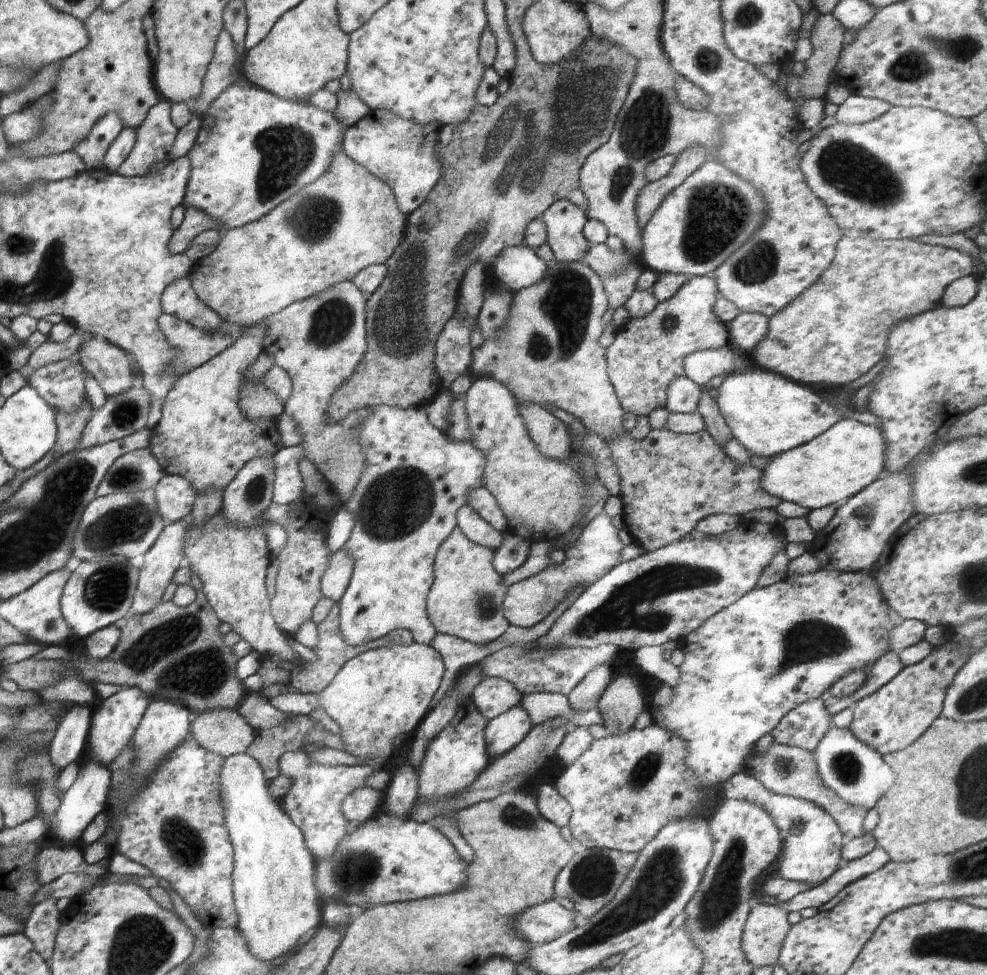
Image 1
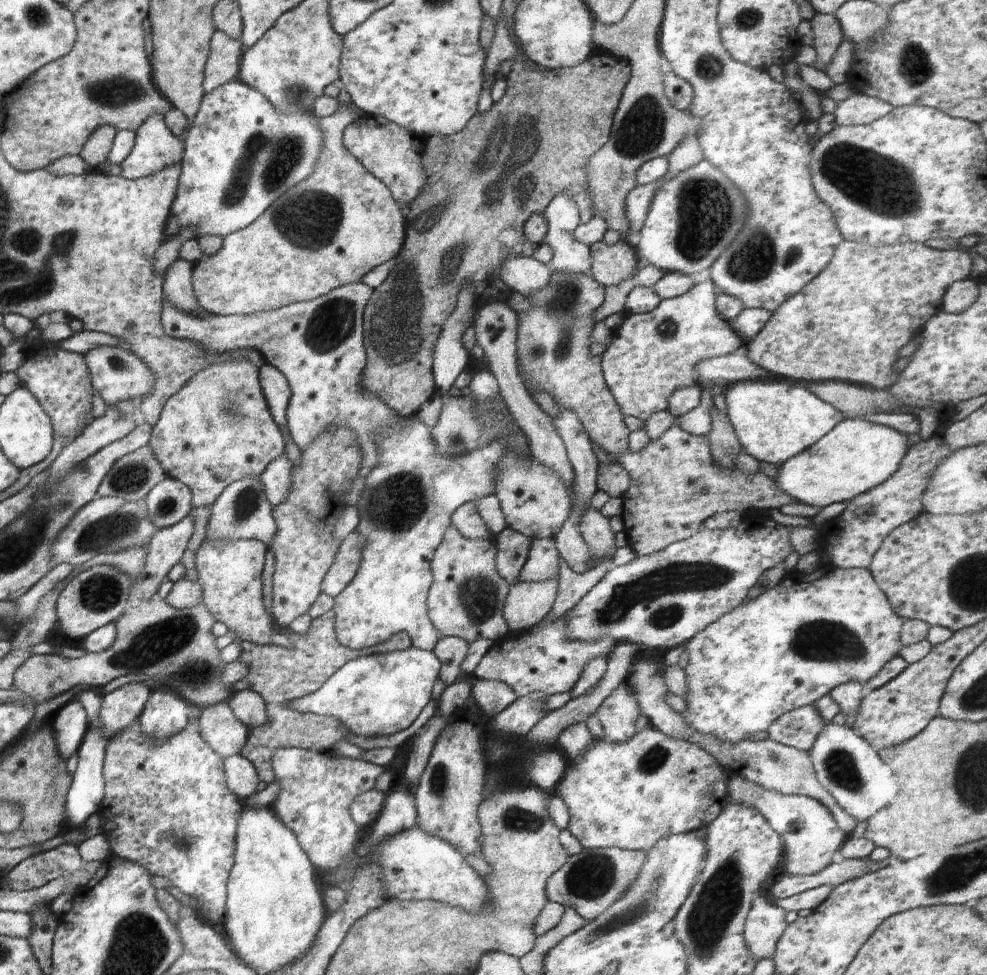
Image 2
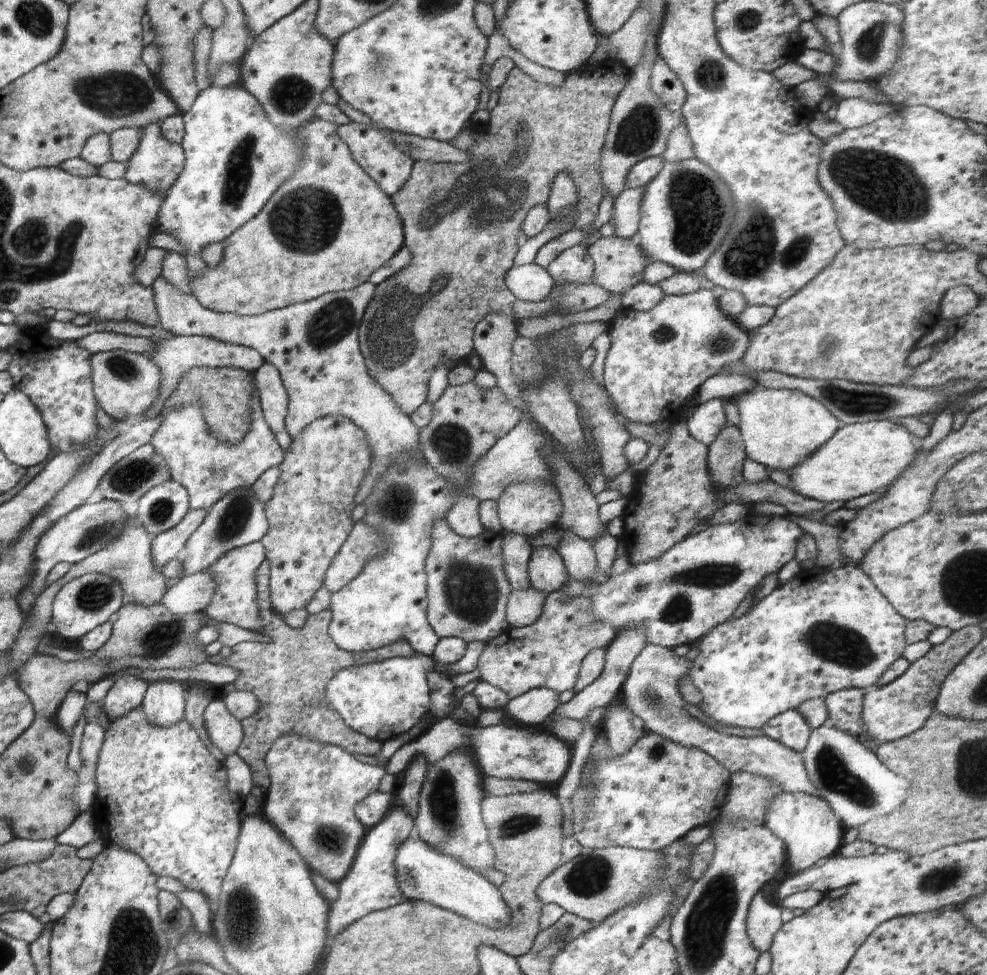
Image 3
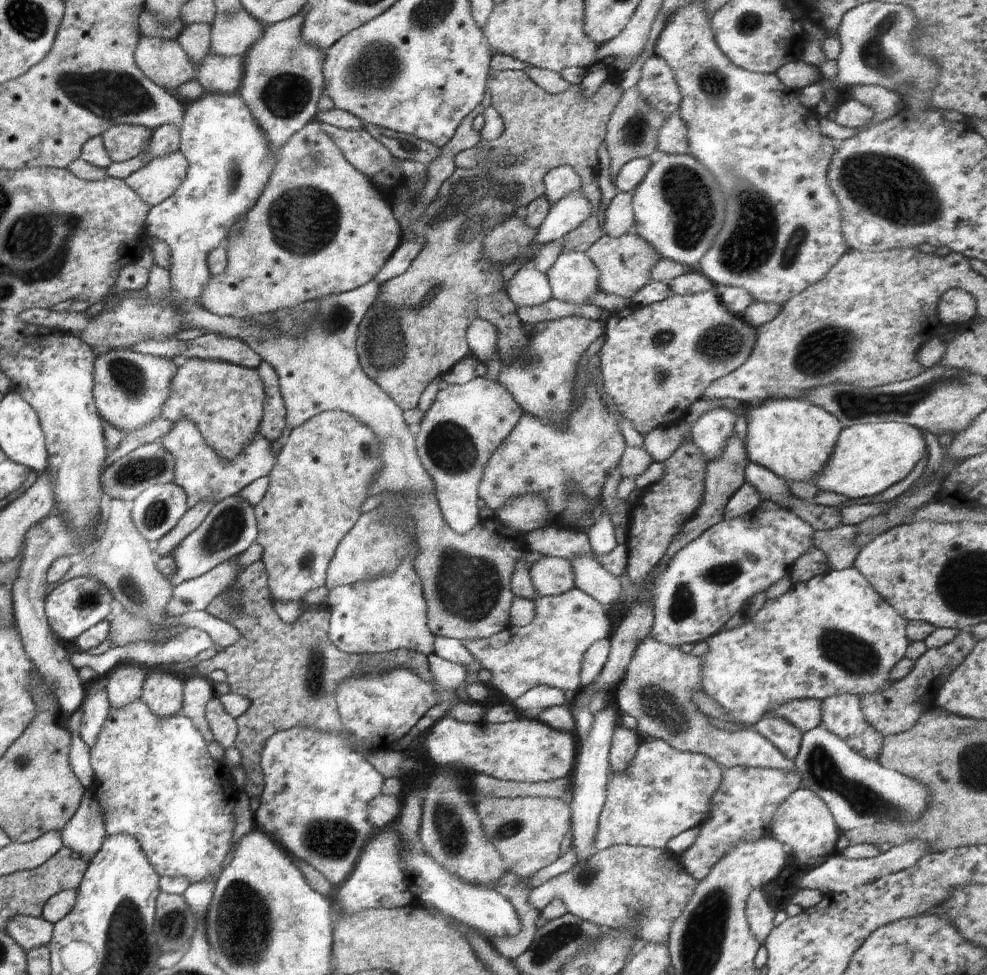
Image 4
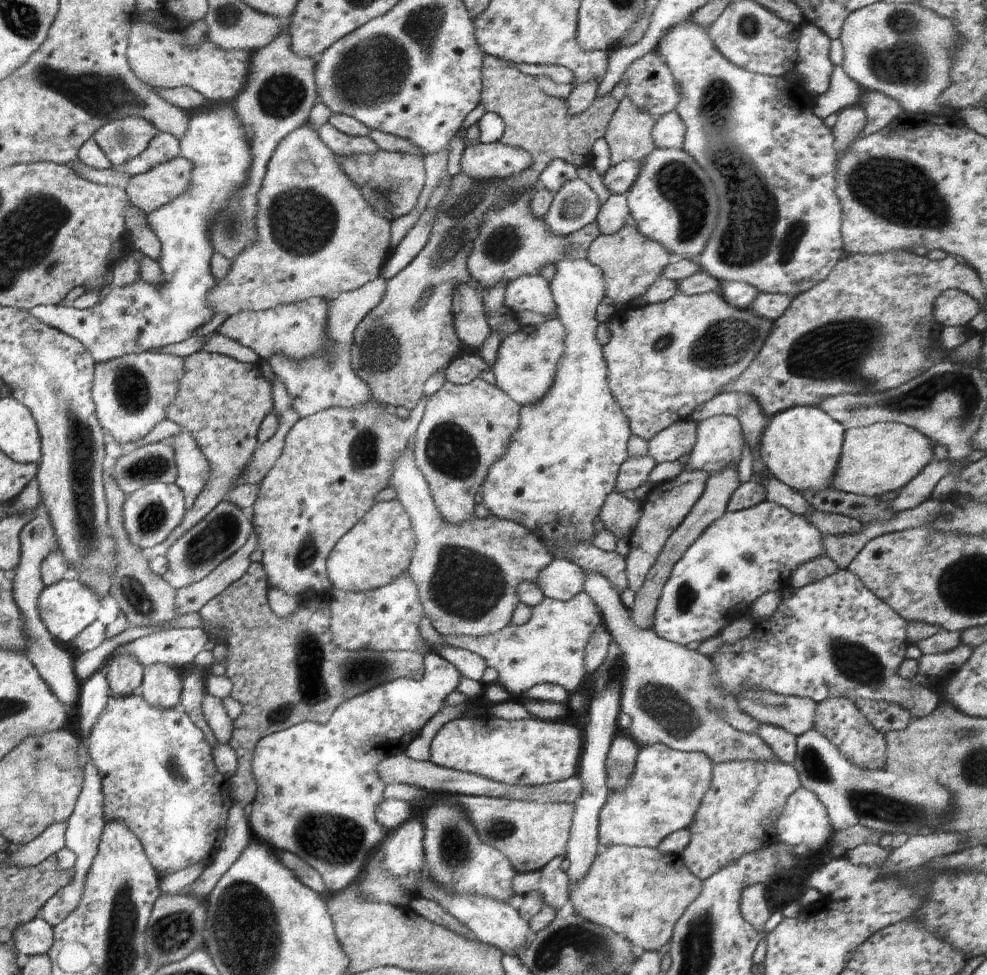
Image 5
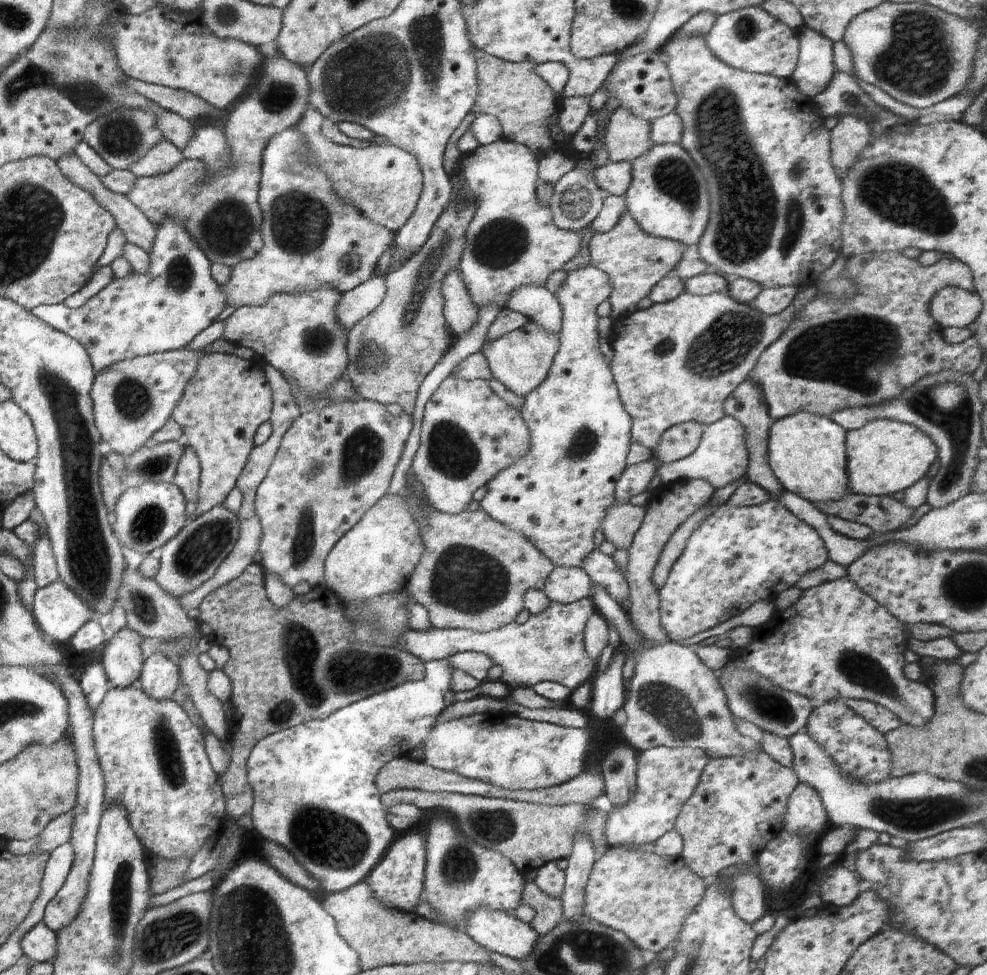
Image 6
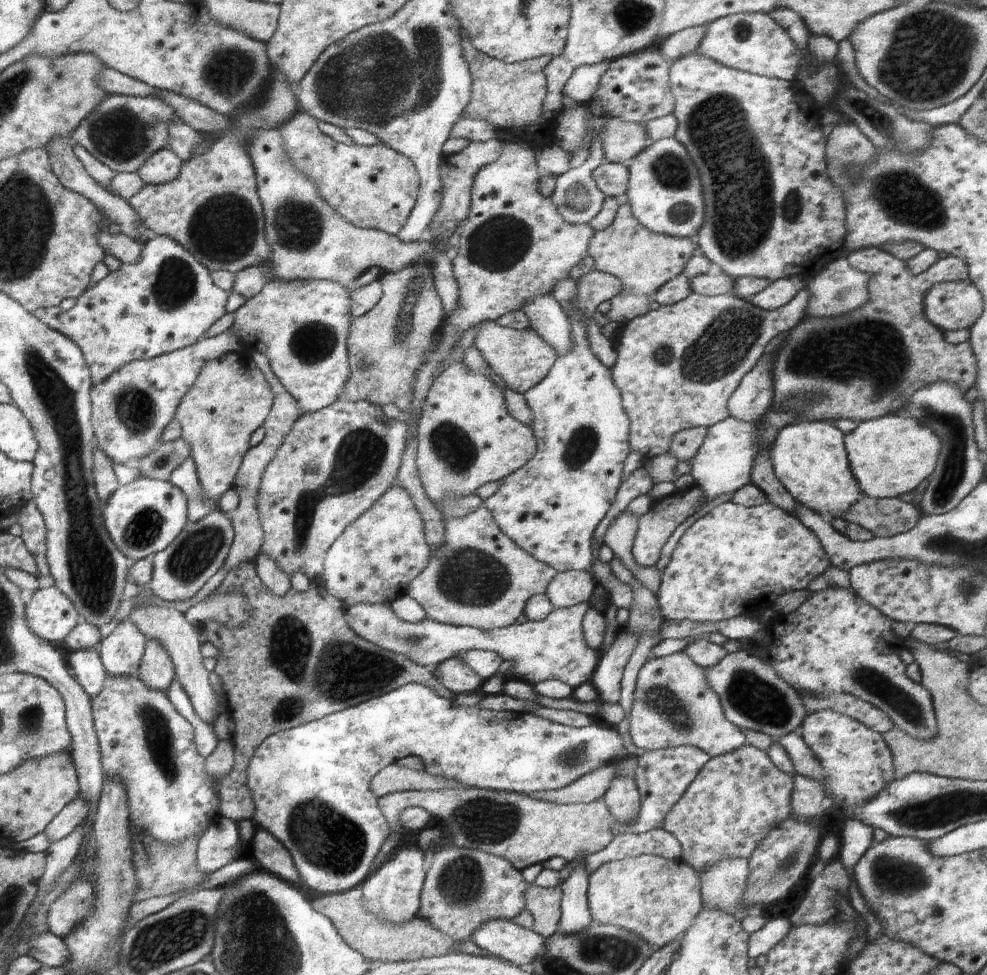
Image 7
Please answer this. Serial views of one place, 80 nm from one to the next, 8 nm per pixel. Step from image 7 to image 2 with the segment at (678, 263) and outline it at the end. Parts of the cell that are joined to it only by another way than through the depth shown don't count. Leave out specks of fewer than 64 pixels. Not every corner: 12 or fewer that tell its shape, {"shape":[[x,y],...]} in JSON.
{"shape":[[622,238],[595,242],[590,275],[602,286],[632,279],[642,261]]}

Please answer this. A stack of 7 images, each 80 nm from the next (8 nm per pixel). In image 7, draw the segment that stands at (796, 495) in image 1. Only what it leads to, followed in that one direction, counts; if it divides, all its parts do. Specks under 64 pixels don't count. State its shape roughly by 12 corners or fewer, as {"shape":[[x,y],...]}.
{"shape":[[896,413],[843,439],[869,497],[914,492],[934,472],[941,440]]}

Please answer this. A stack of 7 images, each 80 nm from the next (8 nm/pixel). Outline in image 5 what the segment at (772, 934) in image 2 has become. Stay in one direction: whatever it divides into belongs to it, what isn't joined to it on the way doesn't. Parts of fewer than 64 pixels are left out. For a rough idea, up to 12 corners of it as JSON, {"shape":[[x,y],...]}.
{"shape":[[765,884],[744,888],[739,912],[759,933],[771,915]]}

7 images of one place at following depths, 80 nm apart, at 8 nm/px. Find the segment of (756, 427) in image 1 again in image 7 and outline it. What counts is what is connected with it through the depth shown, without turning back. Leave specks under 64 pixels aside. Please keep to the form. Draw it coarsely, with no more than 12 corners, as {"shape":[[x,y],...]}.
{"shape":[[781,428],[774,472],[795,502],[831,520],[862,494],[843,432]]}

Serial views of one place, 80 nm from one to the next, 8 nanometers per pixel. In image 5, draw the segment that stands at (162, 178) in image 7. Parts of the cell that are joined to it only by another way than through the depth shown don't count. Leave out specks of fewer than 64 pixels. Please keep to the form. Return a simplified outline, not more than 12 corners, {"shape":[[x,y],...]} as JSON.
{"shape":[[159,132],[142,155],[114,168],[139,175],[180,156],[179,140]]}

